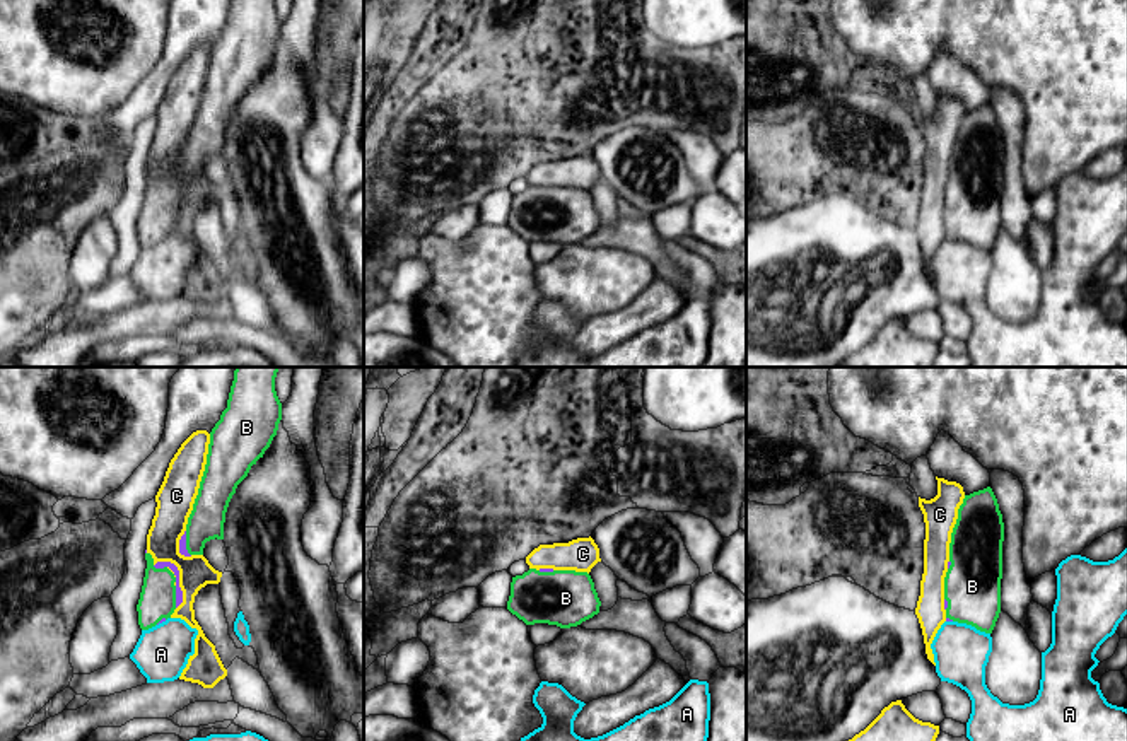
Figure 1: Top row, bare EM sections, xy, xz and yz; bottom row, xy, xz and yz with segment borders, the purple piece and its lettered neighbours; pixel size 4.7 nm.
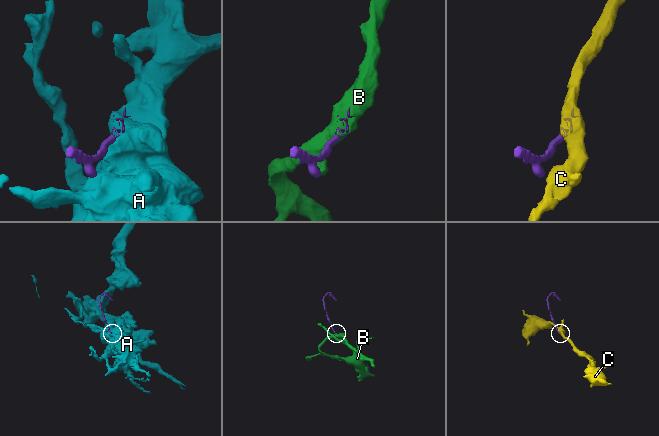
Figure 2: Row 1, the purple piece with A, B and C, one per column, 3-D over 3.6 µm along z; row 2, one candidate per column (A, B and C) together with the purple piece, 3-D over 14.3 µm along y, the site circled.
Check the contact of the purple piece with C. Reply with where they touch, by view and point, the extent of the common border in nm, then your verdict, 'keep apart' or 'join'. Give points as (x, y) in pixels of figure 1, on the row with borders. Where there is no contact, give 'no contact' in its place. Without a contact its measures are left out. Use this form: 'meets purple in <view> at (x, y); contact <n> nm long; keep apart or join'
meets purple in xy at (178, 579); contact 240 nm long; keep apart

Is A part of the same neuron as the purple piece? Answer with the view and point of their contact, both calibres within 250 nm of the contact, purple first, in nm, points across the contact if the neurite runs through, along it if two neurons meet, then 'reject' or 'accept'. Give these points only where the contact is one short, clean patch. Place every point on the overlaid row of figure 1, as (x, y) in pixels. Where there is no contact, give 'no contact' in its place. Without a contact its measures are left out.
xy (161, 622) | 20/260 nm | along xy (166, 620), (157, 625) | reject

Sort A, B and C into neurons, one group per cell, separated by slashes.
A / B / C

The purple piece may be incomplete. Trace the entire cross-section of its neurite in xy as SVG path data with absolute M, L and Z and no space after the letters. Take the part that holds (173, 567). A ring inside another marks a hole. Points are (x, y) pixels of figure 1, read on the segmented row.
M145 550L145 577L137 604L138 625L149 630L174 613L183 603L183 591L179 587L179 570L171 562L154 562L152 555Z

